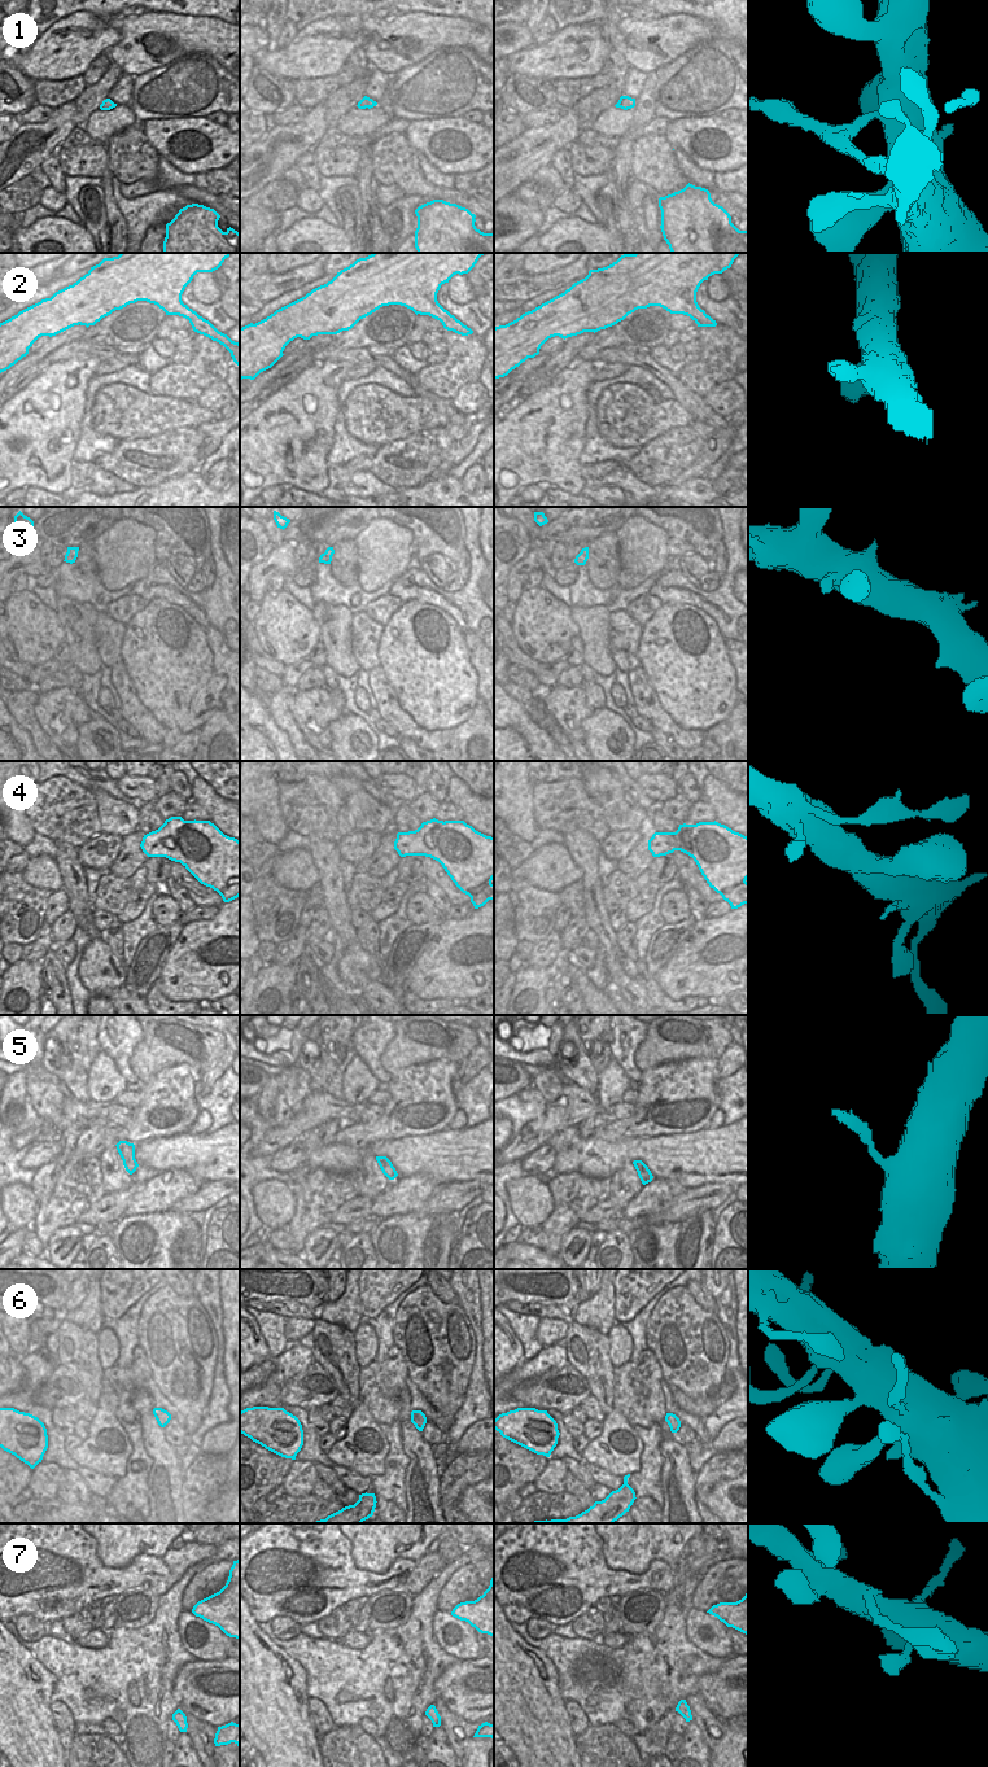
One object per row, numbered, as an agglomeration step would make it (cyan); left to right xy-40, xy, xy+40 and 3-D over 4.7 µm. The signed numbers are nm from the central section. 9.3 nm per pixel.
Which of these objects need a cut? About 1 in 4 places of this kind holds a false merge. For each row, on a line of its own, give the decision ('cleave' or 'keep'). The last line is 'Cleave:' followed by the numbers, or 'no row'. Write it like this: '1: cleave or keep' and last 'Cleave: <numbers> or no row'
1: cleave
2: keep
3: keep
4: keep
5: keep
6: keep
7: keep
Cleave: 1

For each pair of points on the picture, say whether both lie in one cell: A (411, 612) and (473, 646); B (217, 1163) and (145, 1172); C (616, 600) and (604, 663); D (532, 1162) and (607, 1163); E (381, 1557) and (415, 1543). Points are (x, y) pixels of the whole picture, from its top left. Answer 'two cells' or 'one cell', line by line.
A: two cells
B: two cells
C: two cells
D: two cells
E: one cell

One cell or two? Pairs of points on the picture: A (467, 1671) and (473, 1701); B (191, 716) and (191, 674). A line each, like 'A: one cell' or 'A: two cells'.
A: one cell
B: one cell

